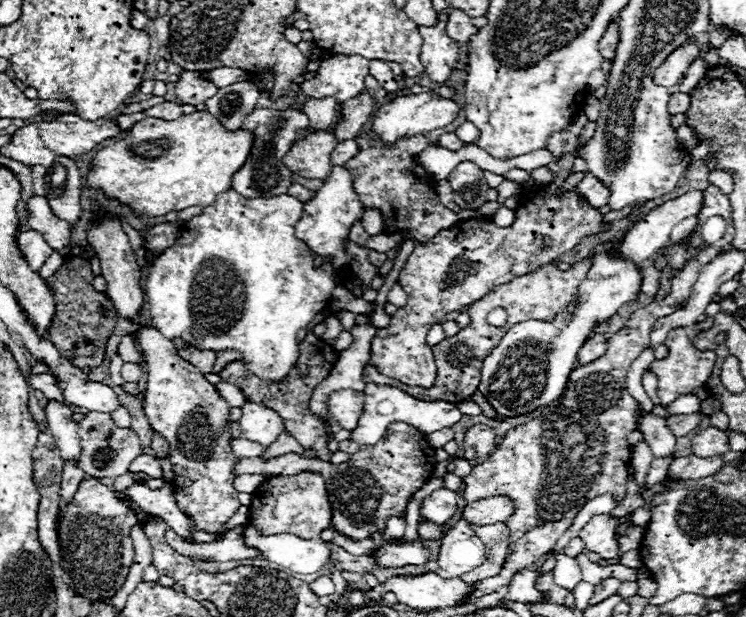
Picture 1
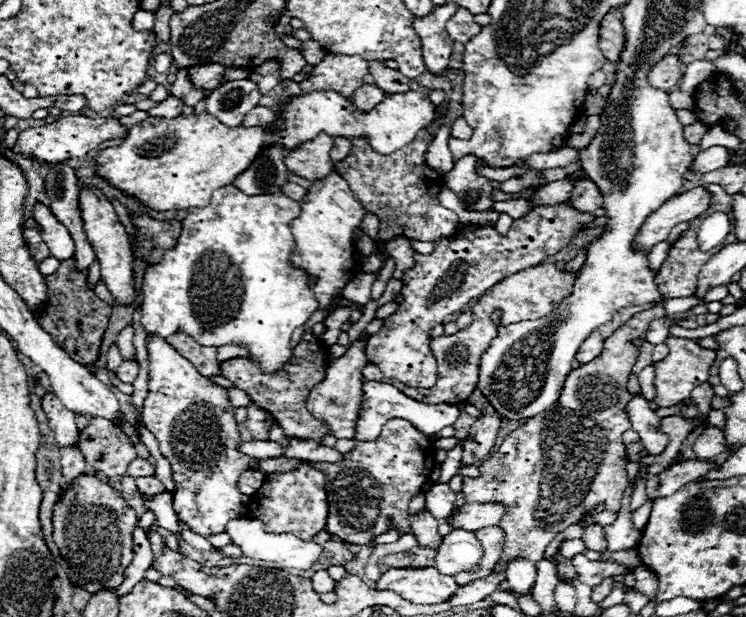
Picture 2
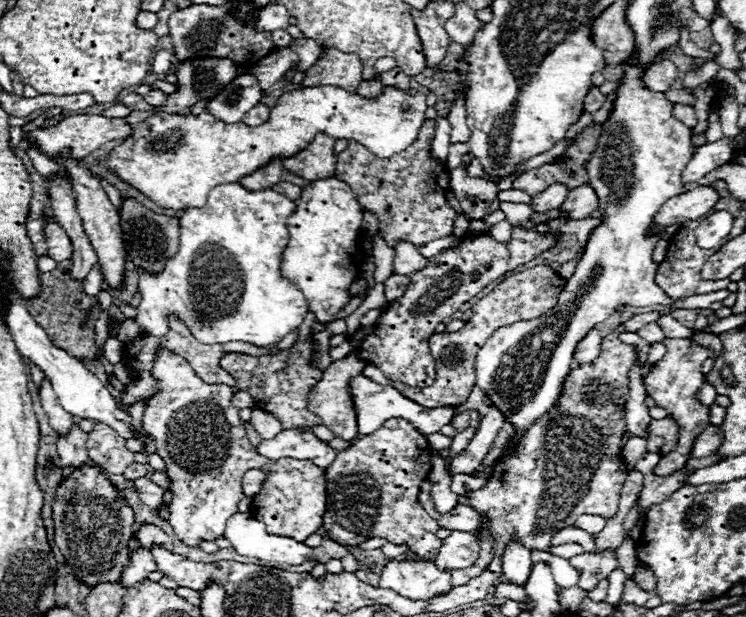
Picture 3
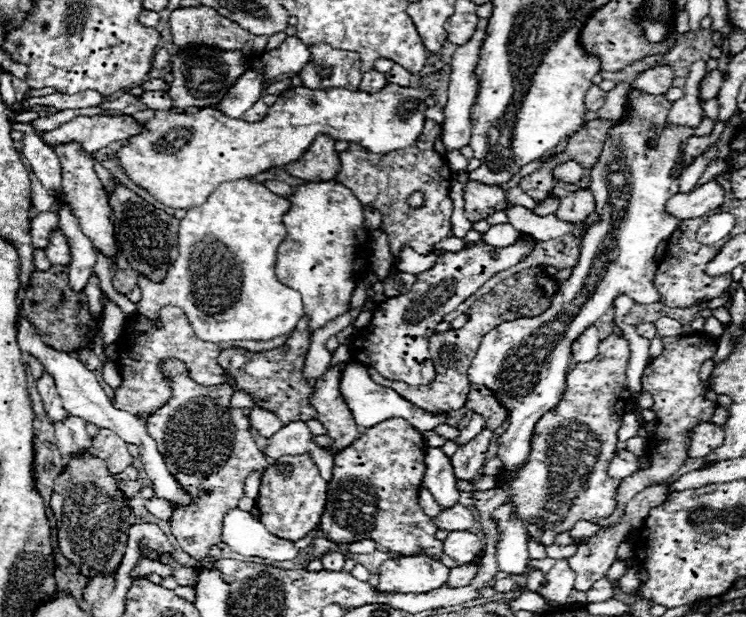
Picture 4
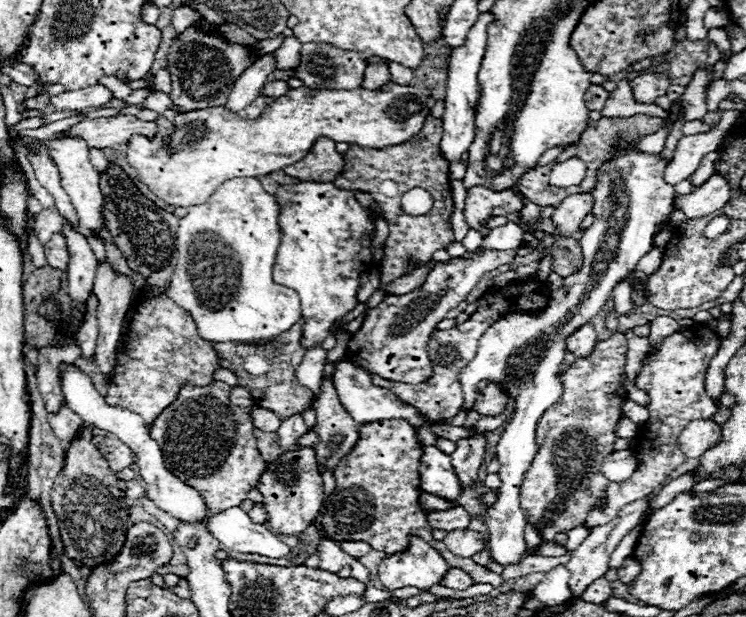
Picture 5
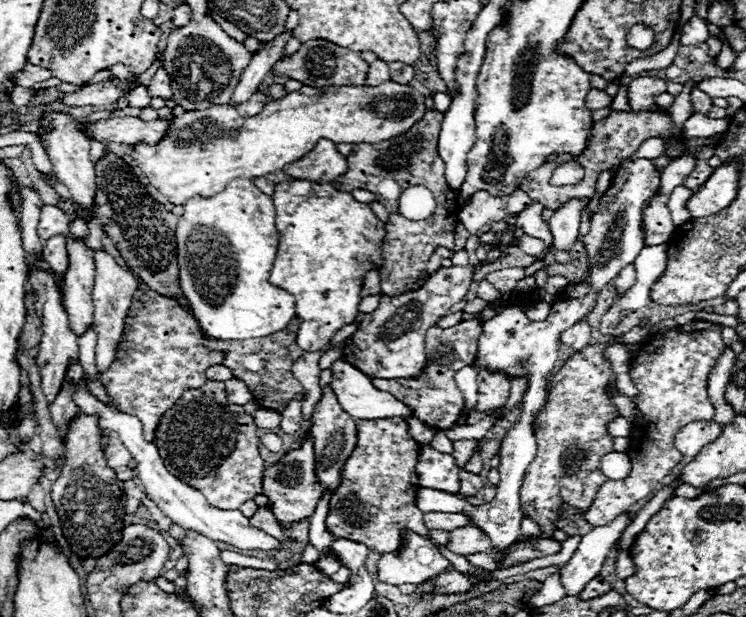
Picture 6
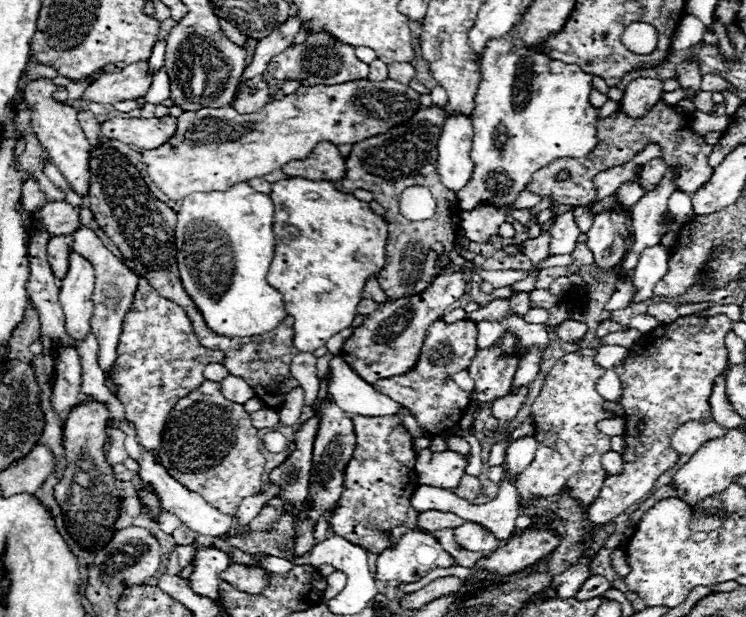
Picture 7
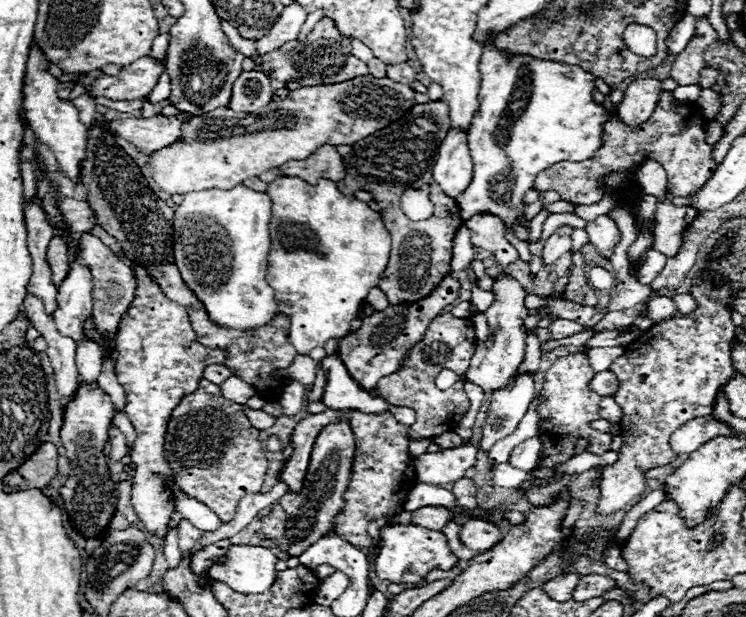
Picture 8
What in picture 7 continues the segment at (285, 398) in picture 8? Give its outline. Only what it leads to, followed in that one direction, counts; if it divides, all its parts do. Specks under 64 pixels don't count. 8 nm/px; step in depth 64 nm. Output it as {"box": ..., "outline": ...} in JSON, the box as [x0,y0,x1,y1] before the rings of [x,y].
{"box":[278,388,304,426],"outline":[[[294,388],[288,396],[286,396],[286,404],[282,406],[282,410],[278,410],[280,420],[284,426],[294,426],[300,418],[304,410],[304,390],[302,388]]]}

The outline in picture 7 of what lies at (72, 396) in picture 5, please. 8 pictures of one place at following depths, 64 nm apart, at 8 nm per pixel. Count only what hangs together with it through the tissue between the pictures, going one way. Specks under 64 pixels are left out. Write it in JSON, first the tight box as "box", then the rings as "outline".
{"box":[108,420,246,538],"outline":[[[108,420],[108,426],[110,426],[110,428],[120,428],[120,430],[124,432],[124,436],[126,436],[126,438],[124,438],[124,444],[126,444],[126,448],[128,448],[128,454],[130,454],[130,458],[134,458],[134,460],[140,464],[138,476],[142,478],[144,484],[148,484],[148,486],[154,490],[154,494],[158,496],[160,506],[162,506],[164,512],[170,512],[170,514],[178,516],[184,526],[188,526],[188,528],[194,530],[196,534],[204,534],[204,536],[214,536],[214,538],[218,538],[218,536],[224,536],[224,534],[226,534],[228,538],[234,538],[234,536],[246,532],[244,526],[238,526],[238,516],[226,516],[226,514],[218,512],[218,510],[216,510],[214,506],[210,506],[202,496],[198,496],[196,492],[188,492],[186,486],[178,484],[178,480],[174,480],[174,478],[166,472],[166,468],[154,460],[154,454],[148,452],[148,450],[144,450],[144,448],[138,444],[138,434],[136,434],[134,422],[130,422],[130,420],[122,420],[122,422]]]}

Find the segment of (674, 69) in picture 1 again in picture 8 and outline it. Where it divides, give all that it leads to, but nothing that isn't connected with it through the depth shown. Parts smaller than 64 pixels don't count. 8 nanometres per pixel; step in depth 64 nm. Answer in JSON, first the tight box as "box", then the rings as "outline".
{"box":[616,78,660,126],"outline":[[[642,78],[634,80],[626,92],[622,102],[616,108],[616,114],[628,124],[628,126],[638,126],[650,118],[654,112],[658,98],[660,98],[660,80],[654,78]]]}

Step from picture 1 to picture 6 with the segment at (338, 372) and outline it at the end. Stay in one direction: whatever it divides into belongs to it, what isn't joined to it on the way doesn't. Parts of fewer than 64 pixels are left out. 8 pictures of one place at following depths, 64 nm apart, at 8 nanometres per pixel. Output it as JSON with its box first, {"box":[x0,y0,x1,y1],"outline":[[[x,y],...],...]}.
{"box":[310,386,356,492],"outline":[[[330,386],[322,388],[322,398],[314,408],[314,418],[310,426],[310,434],[314,438],[314,454],[316,454],[316,476],[322,488],[330,488],[332,492],[340,484],[340,470],[344,462],[348,460],[350,452],[356,448],[356,420],[342,410],[342,406],[336,400],[336,394],[332,392]]]}

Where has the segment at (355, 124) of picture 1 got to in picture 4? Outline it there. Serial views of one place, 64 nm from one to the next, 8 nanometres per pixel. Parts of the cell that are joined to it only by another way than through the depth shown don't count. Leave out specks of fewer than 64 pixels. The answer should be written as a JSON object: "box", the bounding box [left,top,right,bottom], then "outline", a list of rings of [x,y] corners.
{"box":[360,70,386,94],"outline":[[[376,70],[366,72],[364,78],[362,78],[362,82],[360,82],[360,90],[362,92],[370,92],[370,94],[380,92],[384,86],[386,86],[386,78],[384,78],[382,72],[376,72]]]}

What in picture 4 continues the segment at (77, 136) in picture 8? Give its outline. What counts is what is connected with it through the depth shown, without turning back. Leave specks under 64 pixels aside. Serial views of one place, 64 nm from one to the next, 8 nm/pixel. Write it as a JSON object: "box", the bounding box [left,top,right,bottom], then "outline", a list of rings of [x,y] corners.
{"box":[54,144,120,258],"outline":[[[62,144],[62,146],[56,146],[54,152],[56,152],[60,166],[62,166],[62,190],[68,196],[68,202],[80,220],[82,232],[92,240],[94,248],[100,250],[106,258],[116,256],[120,246],[114,236],[114,214],[108,204],[108,196],[106,196],[94,168],[92,168],[94,166],[92,158],[88,154],[84,154],[78,144]]]}

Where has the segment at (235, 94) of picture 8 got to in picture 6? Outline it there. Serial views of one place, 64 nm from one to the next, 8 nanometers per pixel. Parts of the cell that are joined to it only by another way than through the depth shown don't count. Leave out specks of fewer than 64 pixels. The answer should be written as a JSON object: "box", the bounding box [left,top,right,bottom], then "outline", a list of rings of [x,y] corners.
{"box":[236,92,270,118],"outline":[[[256,92],[256,94],[254,94],[254,98],[250,98],[248,102],[240,104],[240,106],[236,106],[236,110],[238,110],[238,114],[240,114],[240,116],[250,118],[250,116],[260,114],[260,112],[262,112],[262,108],[264,108],[268,102],[270,102],[270,96],[262,94],[262,92]]]}

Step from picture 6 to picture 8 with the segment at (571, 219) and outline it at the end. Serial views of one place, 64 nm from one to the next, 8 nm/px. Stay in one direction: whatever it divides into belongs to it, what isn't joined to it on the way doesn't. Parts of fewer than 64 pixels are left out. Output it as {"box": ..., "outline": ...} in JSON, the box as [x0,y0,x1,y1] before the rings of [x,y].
{"box":[544,226,572,264],"outline":[[[560,226],[556,232],[546,240],[544,246],[544,264],[554,264],[562,254],[572,250],[572,226]]]}

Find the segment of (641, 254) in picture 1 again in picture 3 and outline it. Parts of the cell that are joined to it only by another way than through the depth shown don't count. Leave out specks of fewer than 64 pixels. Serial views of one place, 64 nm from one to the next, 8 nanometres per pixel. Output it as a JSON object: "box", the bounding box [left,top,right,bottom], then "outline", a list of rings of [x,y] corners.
{"box":[654,186,718,232],"outline":[[[698,186],[694,190],[682,192],[674,198],[670,198],[654,216],[654,230],[662,232],[662,226],[672,226],[672,224],[684,224],[688,220],[702,218],[708,214],[714,204],[718,202],[718,194],[710,186]]]}

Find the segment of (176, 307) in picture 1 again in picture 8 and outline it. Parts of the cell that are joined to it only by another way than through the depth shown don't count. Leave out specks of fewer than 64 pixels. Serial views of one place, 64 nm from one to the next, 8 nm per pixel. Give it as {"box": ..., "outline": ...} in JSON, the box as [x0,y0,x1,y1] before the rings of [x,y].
{"box":[174,184,280,330],"outline":[[[244,184],[232,190],[202,190],[184,194],[184,202],[174,212],[174,258],[186,286],[204,304],[210,320],[224,328],[254,330],[268,324],[280,314],[276,304],[276,292],[266,282],[268,252],[270,252],[270,216],[272,200],[266,192],[250,190]]]}

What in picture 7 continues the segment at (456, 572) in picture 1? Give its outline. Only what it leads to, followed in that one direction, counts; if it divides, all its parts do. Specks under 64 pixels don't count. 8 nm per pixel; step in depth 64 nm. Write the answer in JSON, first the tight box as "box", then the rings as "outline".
{"box":[454,522,500,554],"outline":[[[466,522],[462,524],[462,528],[456,528],[454,540],[464,550],[484,552],[484,554],[490,554],[500,546],[500,542],[484,526],[474,524],[474,522]]]}

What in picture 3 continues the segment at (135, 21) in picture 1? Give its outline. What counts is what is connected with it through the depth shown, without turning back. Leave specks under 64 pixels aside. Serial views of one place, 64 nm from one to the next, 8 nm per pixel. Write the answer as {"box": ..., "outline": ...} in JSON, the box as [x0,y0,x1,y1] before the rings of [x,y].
{"box":[136,10,158,29],"outline":[[[141,10],[136,17],[136,25],[143,29],[153,29],[158,18],[155,13]]]}

